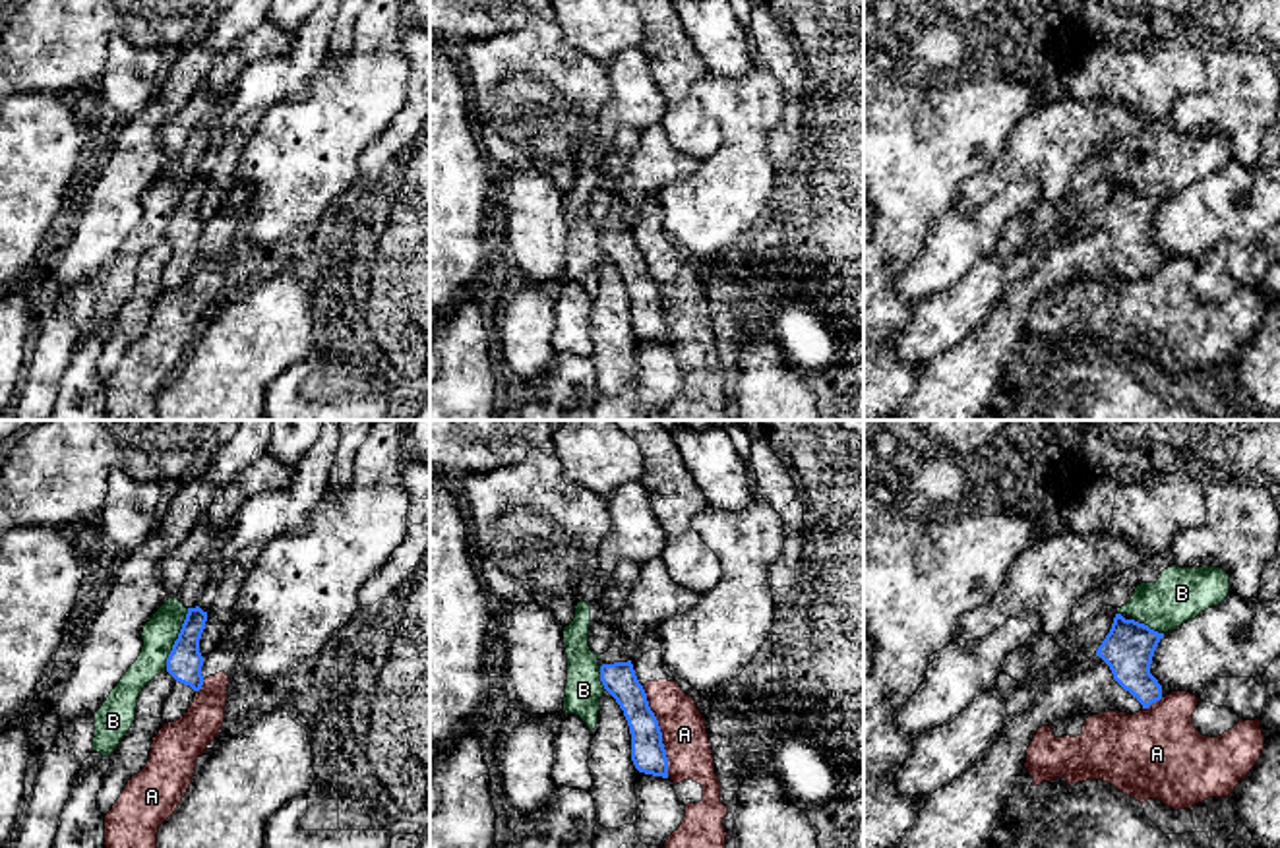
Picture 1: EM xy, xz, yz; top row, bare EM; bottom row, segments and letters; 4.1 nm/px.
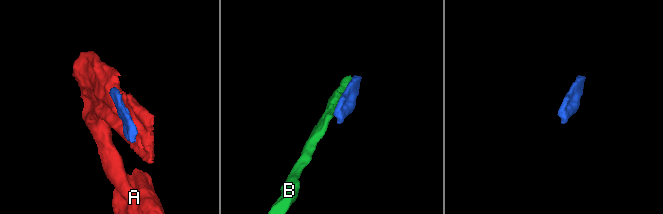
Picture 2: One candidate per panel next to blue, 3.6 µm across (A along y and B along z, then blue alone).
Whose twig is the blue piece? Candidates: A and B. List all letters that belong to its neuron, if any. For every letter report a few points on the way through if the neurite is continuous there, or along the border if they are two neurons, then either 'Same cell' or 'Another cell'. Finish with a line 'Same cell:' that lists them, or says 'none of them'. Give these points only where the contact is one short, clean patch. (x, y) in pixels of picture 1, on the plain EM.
A: Another cell
B: Another cell
Same cell: none of them

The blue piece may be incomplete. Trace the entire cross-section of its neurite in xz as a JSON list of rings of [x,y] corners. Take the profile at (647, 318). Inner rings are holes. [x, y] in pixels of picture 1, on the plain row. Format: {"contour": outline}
{"contour": [[[616,203],[614,213],[598,223],[600,248],[624,277],[631,300],[631,327],[635,335],[668,345],[662,298],[629,225],[627,213]]]}

